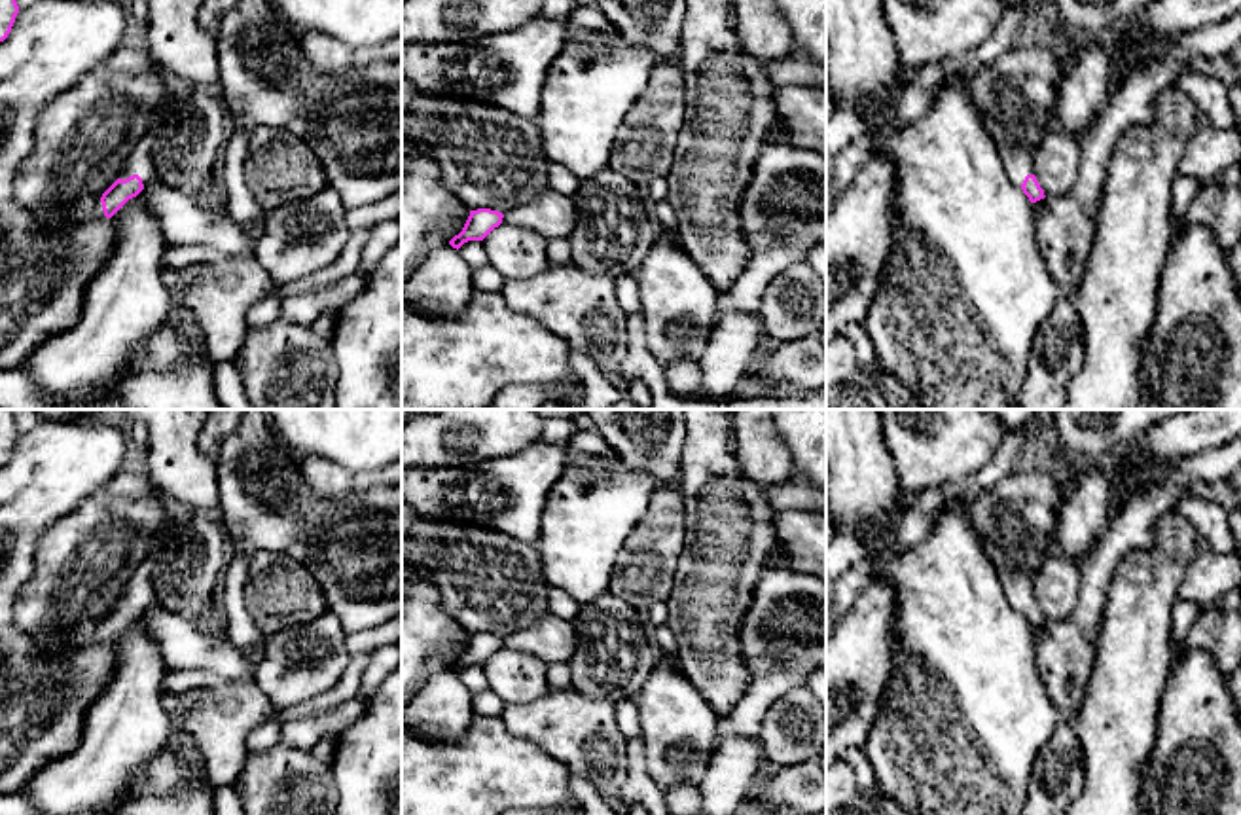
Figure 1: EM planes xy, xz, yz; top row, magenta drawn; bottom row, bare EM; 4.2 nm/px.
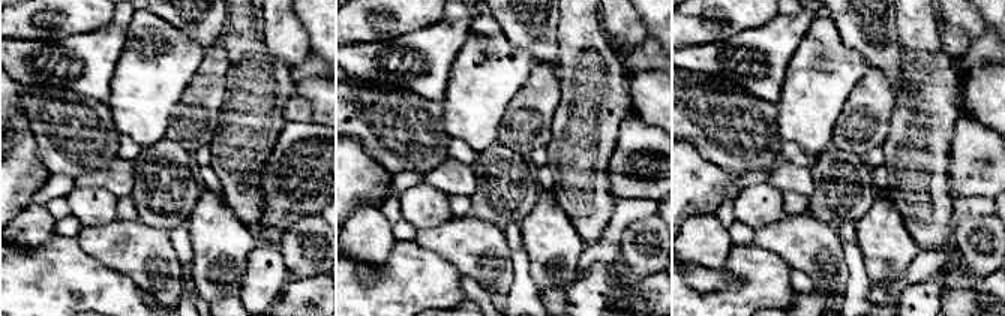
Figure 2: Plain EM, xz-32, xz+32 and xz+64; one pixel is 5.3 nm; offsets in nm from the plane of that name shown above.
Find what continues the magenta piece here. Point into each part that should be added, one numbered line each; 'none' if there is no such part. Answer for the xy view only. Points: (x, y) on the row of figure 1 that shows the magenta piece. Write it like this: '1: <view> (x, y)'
1: xy (141, 162)

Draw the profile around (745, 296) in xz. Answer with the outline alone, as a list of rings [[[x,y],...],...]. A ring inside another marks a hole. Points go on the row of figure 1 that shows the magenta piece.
[[[773,244],[754,254],[737,282],[720,296],[714,324],[728,313],[760,315],[767,282],[786,267],[805,262],[807,254],[786,244]]]

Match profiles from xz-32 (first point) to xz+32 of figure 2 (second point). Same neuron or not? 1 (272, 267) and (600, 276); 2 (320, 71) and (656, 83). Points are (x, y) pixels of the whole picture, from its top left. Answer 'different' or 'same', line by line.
1: same
2: different

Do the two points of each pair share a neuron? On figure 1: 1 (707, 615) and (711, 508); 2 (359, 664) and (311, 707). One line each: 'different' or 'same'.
1: same
2: same

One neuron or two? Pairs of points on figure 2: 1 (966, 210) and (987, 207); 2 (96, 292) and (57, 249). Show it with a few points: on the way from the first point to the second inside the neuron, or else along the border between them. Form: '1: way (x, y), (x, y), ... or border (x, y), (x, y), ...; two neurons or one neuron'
1: way (971, 207), (983, 207); one neuron
2: way (86, 282), (63, 259); one neuron

